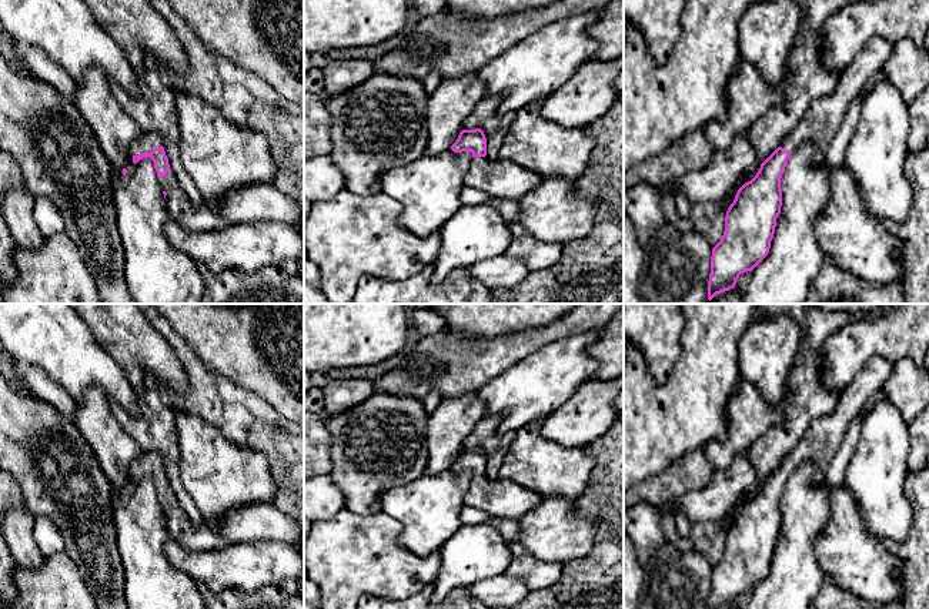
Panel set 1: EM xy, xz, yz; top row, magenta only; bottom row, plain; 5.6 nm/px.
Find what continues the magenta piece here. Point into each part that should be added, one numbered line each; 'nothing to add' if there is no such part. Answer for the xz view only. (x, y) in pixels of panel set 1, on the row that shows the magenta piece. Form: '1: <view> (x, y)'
1: xz (500, 178)

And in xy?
1: xy (147, 141)

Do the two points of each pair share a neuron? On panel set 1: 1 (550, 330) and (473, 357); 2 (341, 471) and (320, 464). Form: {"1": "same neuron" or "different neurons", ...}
{"1": "same neuron", "2": "different neurons"}

